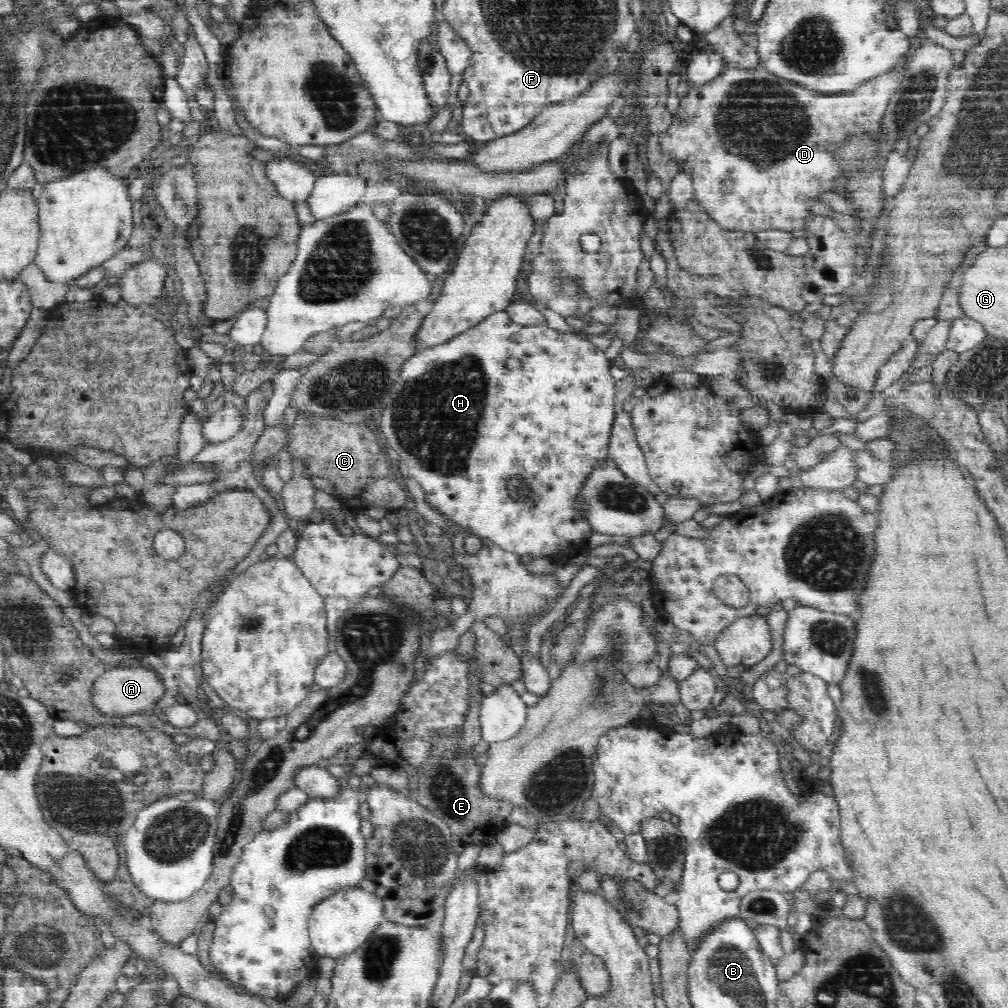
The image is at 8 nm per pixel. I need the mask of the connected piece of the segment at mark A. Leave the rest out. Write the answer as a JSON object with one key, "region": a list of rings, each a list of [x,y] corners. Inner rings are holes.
{"region":[[[144,665],[136,668],[107,669],[93,685],[93,703],[100,712],[110,716],[126,716],[148,710],[165,694],[166,684],[162,682],[161,676],[156,676],[152,670],[146,670]]]}

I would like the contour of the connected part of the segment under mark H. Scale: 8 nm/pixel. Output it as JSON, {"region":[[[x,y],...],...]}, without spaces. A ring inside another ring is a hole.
{"region":[[[500,309],[466,329],[466,332],[456,333],[450,340],[420,349],[411,356],[403,364],[401,374],[394,380],[386,406],[377,416],[376,422],[380,424],[378,429],[384,438],[383,442],[390,444],[390,448],[399,454],[405,473],[422,487],[425,502],[440,511],[446,519],[468,528],[478,537],[487,538],[489,543],[520,556],[548,556],[552,560],[564,562],[568,559],[568,556],[564,556],[564,550],[568,550],[568,546],[580,548],[580,544],[593,532],[583,516],[585,504],[579,498],[579,492],[594,466],[601,465],[609,456],[610,435],[617,418],[614,409],[616,380],[610,375],[610,368],[611,364],[604,351],[590,341],[575,333],[556,331],[547,325],[516,324],[510,320],[509,313]]]}

